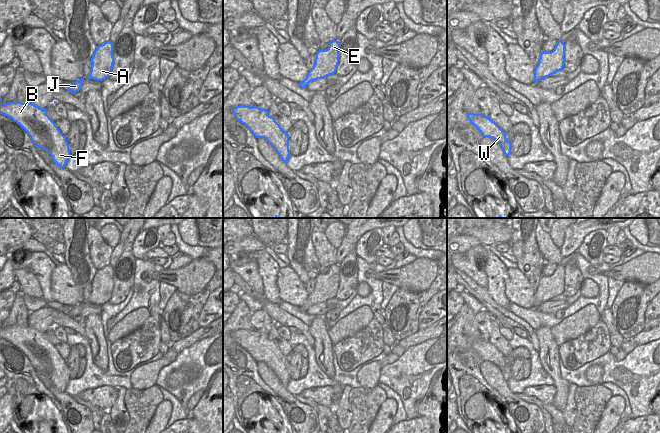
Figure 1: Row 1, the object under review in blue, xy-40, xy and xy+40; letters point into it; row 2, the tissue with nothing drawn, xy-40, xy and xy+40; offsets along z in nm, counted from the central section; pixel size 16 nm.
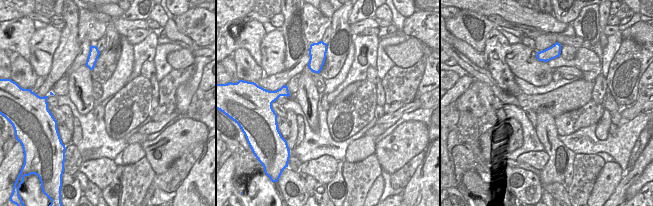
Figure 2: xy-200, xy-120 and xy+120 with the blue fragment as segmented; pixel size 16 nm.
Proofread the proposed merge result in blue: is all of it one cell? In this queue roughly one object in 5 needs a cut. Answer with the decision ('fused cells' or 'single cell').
single cell

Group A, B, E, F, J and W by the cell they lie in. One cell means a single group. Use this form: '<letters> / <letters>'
A B E F J W

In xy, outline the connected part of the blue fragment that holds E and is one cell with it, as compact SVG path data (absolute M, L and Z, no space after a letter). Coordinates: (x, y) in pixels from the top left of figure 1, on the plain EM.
M333 264L326 274L319 273L313 292L308 296L306 302L299 307L301 312L306 312L311 305L325 302L336 296L339 287L339 272L339 265Z

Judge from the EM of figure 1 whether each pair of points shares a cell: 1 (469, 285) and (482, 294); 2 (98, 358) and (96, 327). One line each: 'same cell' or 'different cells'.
1: same cell
2: same cell

